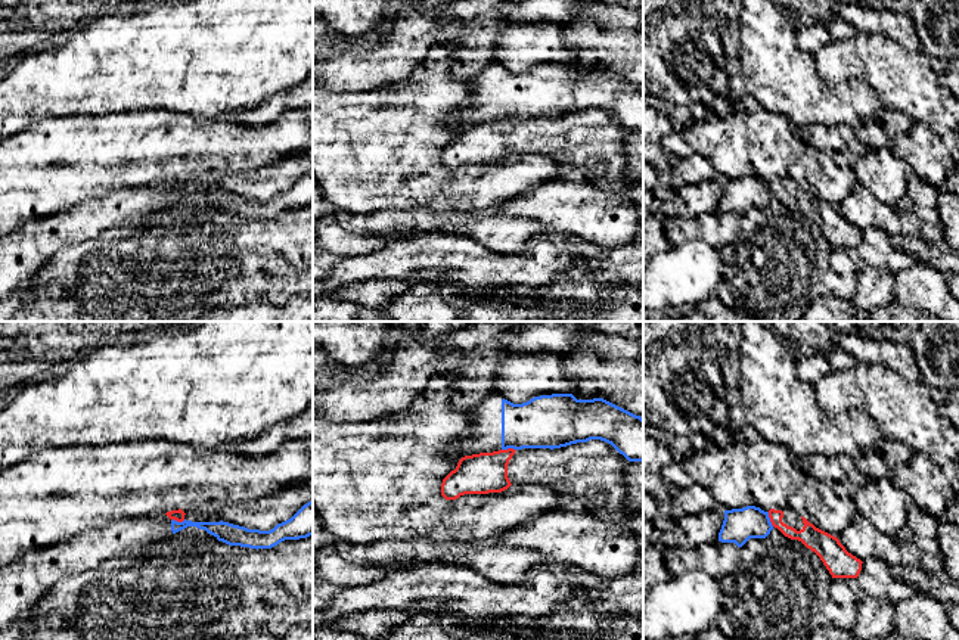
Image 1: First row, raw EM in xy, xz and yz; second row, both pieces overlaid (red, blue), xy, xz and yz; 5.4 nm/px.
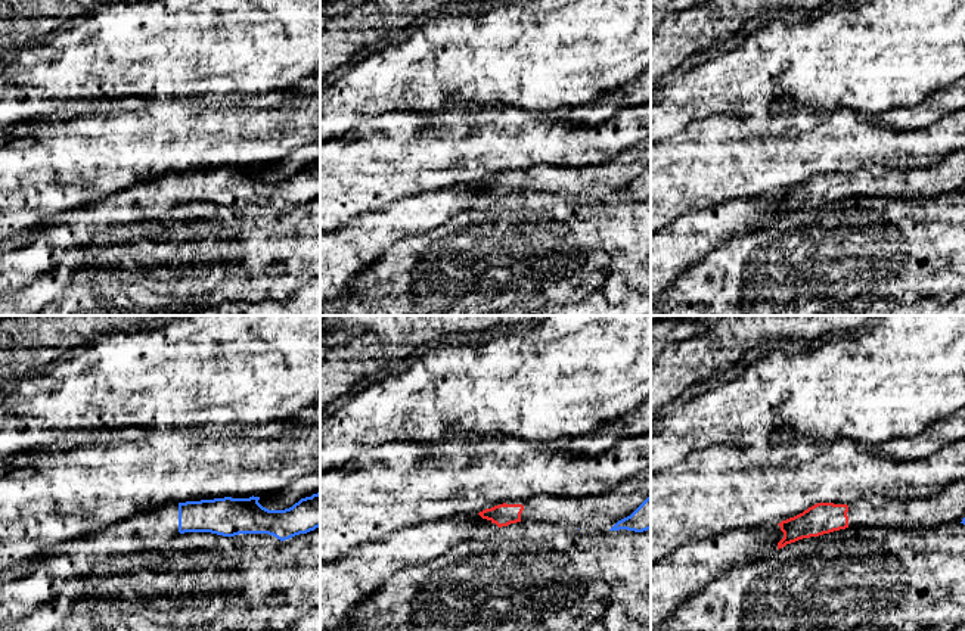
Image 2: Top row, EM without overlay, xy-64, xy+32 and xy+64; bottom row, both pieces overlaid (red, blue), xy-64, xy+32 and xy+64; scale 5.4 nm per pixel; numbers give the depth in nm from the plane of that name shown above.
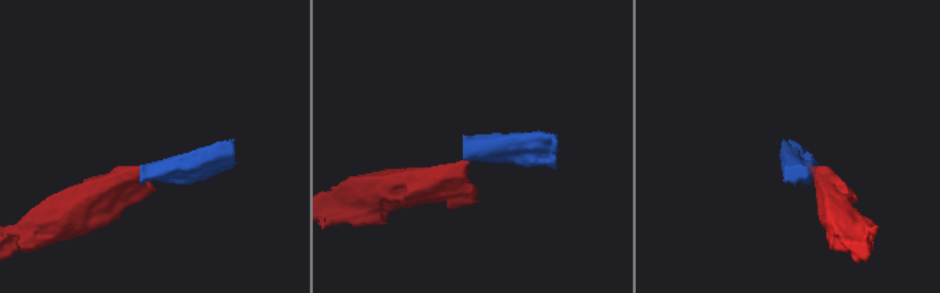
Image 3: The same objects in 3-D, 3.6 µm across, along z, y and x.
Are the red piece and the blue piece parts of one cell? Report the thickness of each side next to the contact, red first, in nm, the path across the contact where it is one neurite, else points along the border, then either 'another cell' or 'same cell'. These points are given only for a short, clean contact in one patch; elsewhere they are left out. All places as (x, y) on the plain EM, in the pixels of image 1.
220 nm thick on the red side, 280 nm on the other; border along xz (515, 118), (502, 120); another cell

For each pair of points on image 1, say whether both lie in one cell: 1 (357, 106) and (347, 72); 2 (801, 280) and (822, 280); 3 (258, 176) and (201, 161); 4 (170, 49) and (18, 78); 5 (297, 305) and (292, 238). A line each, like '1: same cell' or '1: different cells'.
1: different cells
2: same cell
3: different cells
4: same cell
5: different cells

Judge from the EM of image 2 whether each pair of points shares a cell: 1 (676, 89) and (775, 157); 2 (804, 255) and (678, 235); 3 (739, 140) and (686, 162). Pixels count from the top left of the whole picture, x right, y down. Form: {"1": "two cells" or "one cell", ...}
{"1": "two cells", "2": "two cells", "3": "one cell"}

